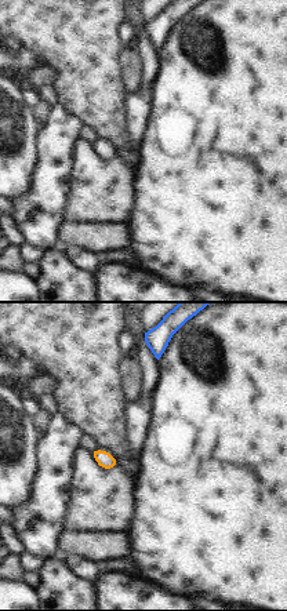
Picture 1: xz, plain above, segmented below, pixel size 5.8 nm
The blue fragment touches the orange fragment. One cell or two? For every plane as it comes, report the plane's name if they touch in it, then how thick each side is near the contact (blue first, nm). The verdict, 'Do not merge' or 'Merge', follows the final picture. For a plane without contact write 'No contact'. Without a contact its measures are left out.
No contact.

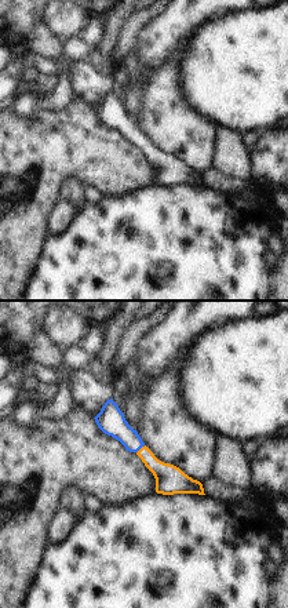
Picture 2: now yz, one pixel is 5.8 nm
Touches blue in yz. Thickness 160 nm (blue) against 160 nm.

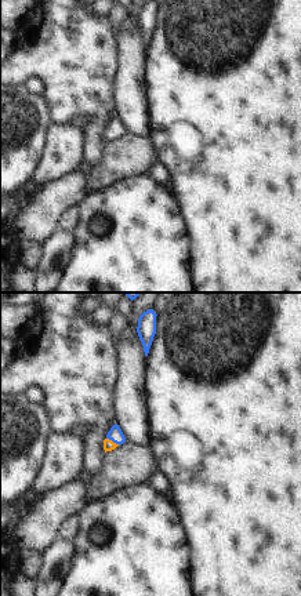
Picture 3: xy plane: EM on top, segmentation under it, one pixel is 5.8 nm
Touches blue in xy. Thickness 80 nm (blue) against 60 nm.

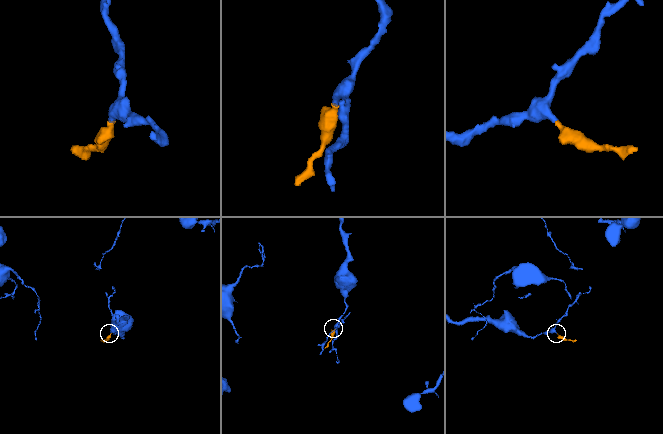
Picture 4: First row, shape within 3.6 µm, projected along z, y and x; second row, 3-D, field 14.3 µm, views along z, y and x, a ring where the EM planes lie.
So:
Merge.

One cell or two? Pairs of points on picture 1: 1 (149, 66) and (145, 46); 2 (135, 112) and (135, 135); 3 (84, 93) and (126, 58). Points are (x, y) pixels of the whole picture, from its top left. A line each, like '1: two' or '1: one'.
1: one
2: one
3: two

